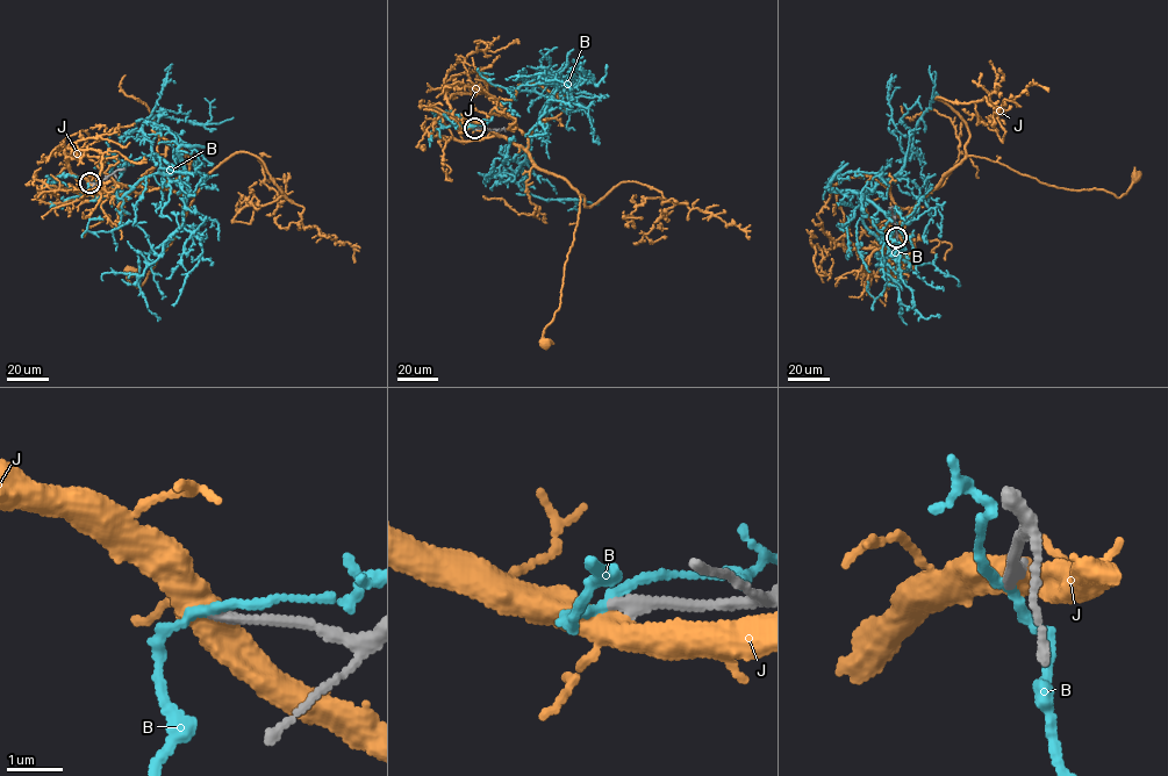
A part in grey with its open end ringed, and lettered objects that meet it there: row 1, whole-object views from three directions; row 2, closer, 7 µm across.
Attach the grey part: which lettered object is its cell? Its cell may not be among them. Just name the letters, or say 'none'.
none

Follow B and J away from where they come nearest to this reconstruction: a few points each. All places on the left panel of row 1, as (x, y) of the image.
B: (90, 182), (120, 198), (187, 175), (159, 254), (134, 222), (86, 230), (102, 220)
J: (90, 181), (99, 187), (140, 186), (193, 196), (174, 238), (143, 284), (137, 287), (131, 284), (129, 272)

